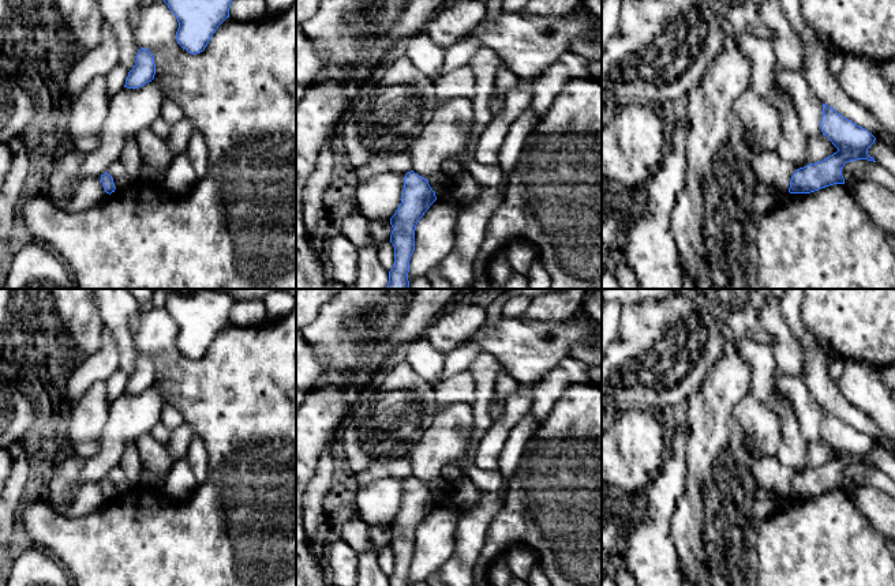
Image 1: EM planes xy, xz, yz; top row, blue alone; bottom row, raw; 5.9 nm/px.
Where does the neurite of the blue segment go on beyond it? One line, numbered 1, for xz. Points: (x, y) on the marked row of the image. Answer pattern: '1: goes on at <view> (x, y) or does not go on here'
1: does not go on here

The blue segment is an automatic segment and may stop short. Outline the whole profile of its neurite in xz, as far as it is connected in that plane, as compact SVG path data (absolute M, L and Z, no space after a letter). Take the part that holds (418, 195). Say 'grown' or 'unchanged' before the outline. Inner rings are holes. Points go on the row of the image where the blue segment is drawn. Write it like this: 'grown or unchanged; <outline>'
unchanged; M413 170L405 174L401 203L390 218L394 264L389 271L386 289L409 289L408 273L409 260L415 251L416 225L435 200L435 192L427 179Z

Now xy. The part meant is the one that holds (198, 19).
unchanged; M164 0L179 22L177 44L191 55L205 50L218 26L229 18L232 0Z

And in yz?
unchanged; M823 104L820 127L823 135L832 142L838 151L823 161L797 169L790 180L790 194L810 194L834 184L845 184L842 169L850 161L876 162L868 154L868 149L876 138L827 104Z

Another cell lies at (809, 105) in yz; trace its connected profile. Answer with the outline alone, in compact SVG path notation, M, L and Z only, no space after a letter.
M774 67L775 80L794 98L799 125L808 138L821 135L823 99L812 90L802 71Z

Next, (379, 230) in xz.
M368 219L368 233L374 244L390 240L392 230L390 219Z

